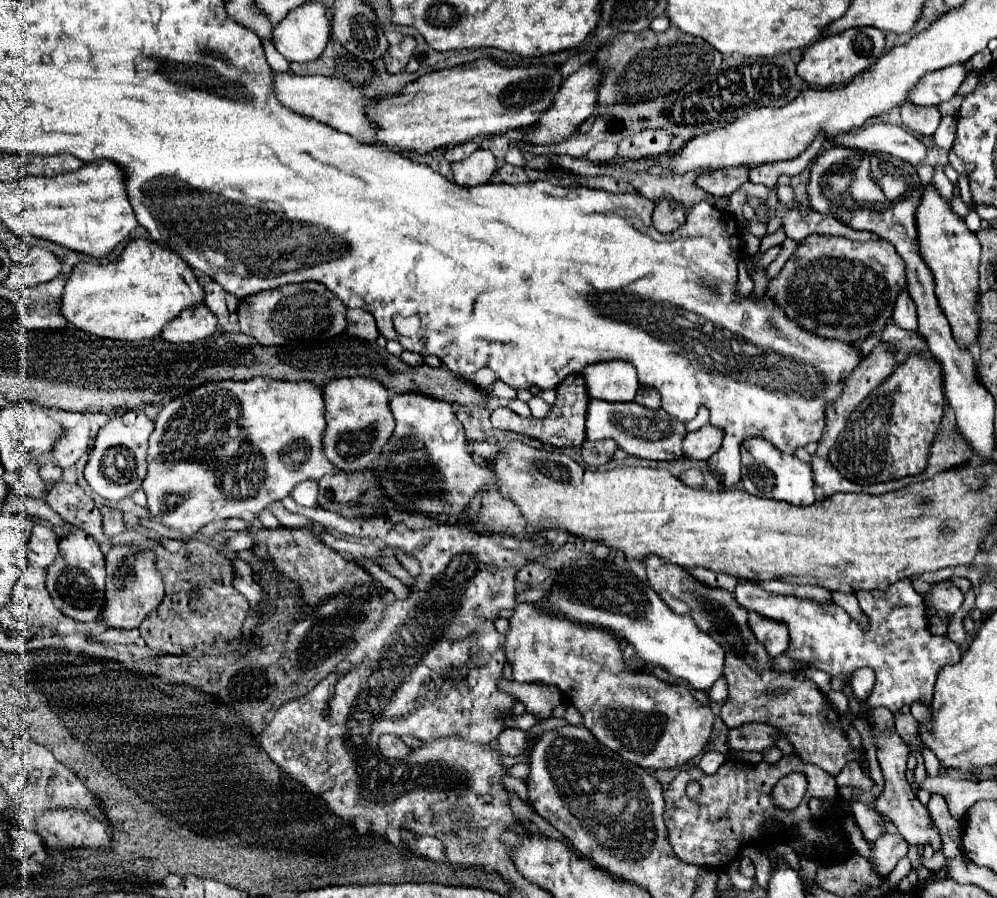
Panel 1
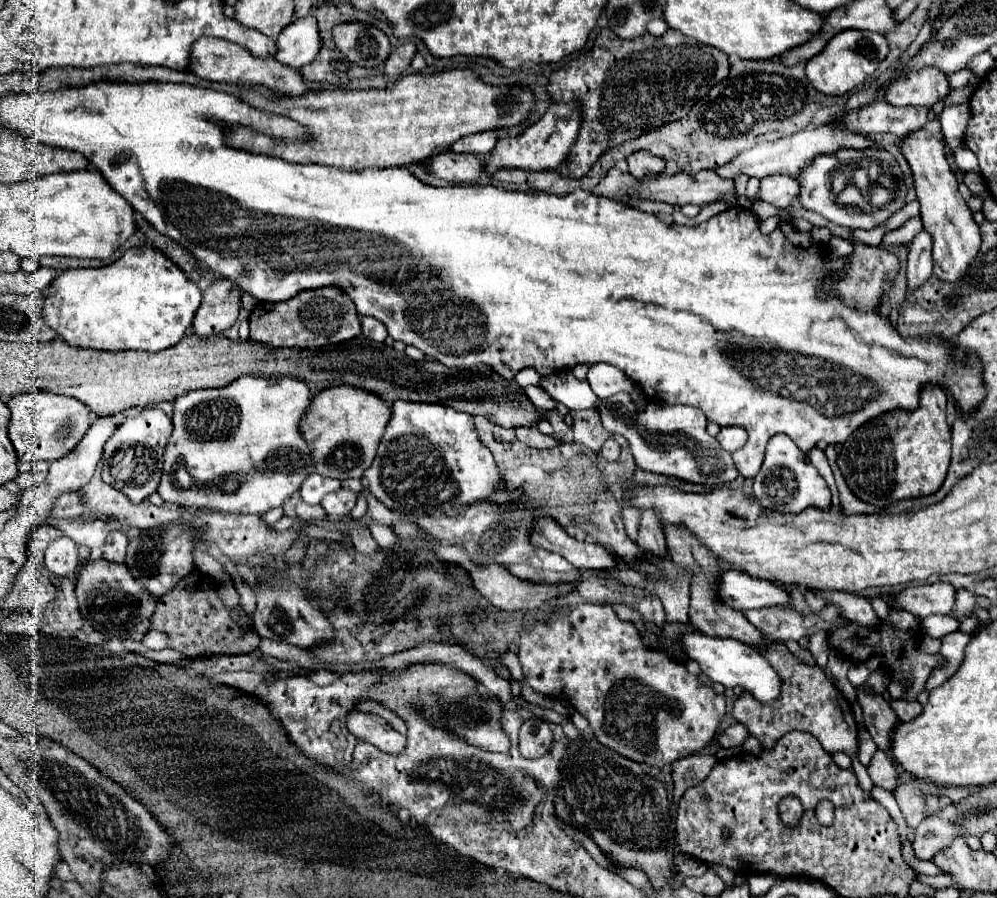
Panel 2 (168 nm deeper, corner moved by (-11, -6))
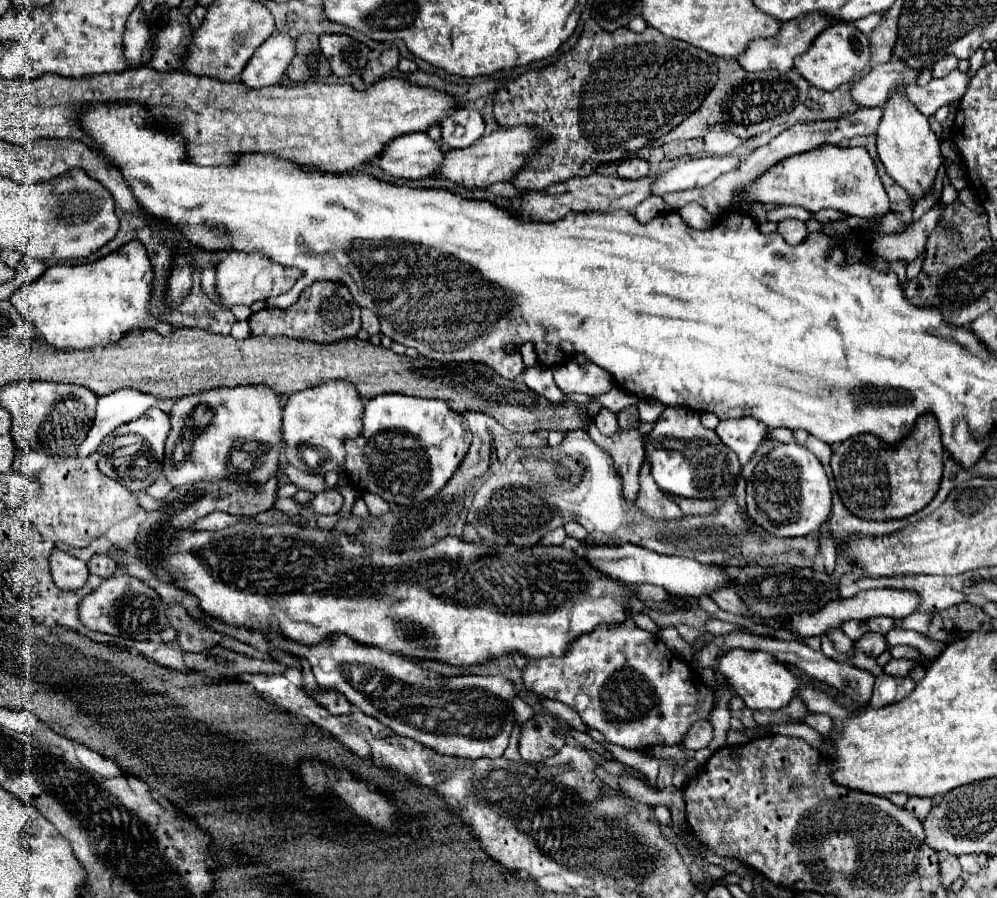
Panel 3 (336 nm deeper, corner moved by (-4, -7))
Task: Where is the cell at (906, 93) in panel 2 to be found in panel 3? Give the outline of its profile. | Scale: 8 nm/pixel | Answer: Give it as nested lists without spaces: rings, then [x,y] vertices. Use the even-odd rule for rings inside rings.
[[[899,59],[875,65],[863,79],[855,81],[851,87],[851,99],[859,107],[881,107],[887,101],[891,89],[901,85],[915,85],[919,71],[907,67]]]

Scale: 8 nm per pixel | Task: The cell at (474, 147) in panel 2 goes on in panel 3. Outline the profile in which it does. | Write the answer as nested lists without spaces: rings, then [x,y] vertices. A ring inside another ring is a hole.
[[[457,109],[443,119],[441,129],[447,147],[469,147],[483,135],[483,117],[473,109]]]

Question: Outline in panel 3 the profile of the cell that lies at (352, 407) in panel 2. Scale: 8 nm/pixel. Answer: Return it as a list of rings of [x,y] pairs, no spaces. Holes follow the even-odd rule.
[[[321,383],[307,391],[297,391],[291,395],[283,407],[283,441],[285,457],[289,465],[307,471],[325,475],[331,469],[343,471],[345,455],[343,443],[359,433],[359,415],[363,411],[363,399],[351,387],[351,383]]]

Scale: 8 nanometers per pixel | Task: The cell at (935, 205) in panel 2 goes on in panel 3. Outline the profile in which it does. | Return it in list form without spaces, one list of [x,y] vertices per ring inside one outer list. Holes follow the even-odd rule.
[[[903,87],[889,93],[887,103],[883,105],[883,119],[879,121],[877,131],[877,155],[883,161],[887,173],[913,197],[919,199],[937,177],[937,169],[943,165],[939,151],[939,141],[929,125],[929,117],[917,111],[915,105],[907,99]]]

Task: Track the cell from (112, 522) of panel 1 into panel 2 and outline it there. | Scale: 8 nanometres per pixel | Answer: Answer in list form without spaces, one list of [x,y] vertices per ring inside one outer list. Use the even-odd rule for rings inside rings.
[[[112,530],[102,546],[102,556],[112,562],[124,562],[126,546],[128,546],[128,536],[120,530]]]

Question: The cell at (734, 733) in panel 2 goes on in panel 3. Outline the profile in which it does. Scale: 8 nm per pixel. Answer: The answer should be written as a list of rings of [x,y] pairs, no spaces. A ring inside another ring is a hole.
[[[699,721],[699,723],[693,723],[689,727],[689,731],[685,733],[683,737],[683,747],[685,749],[701,749],[701,747],[707,747],[713,739],[713,727],[709,721]]]

